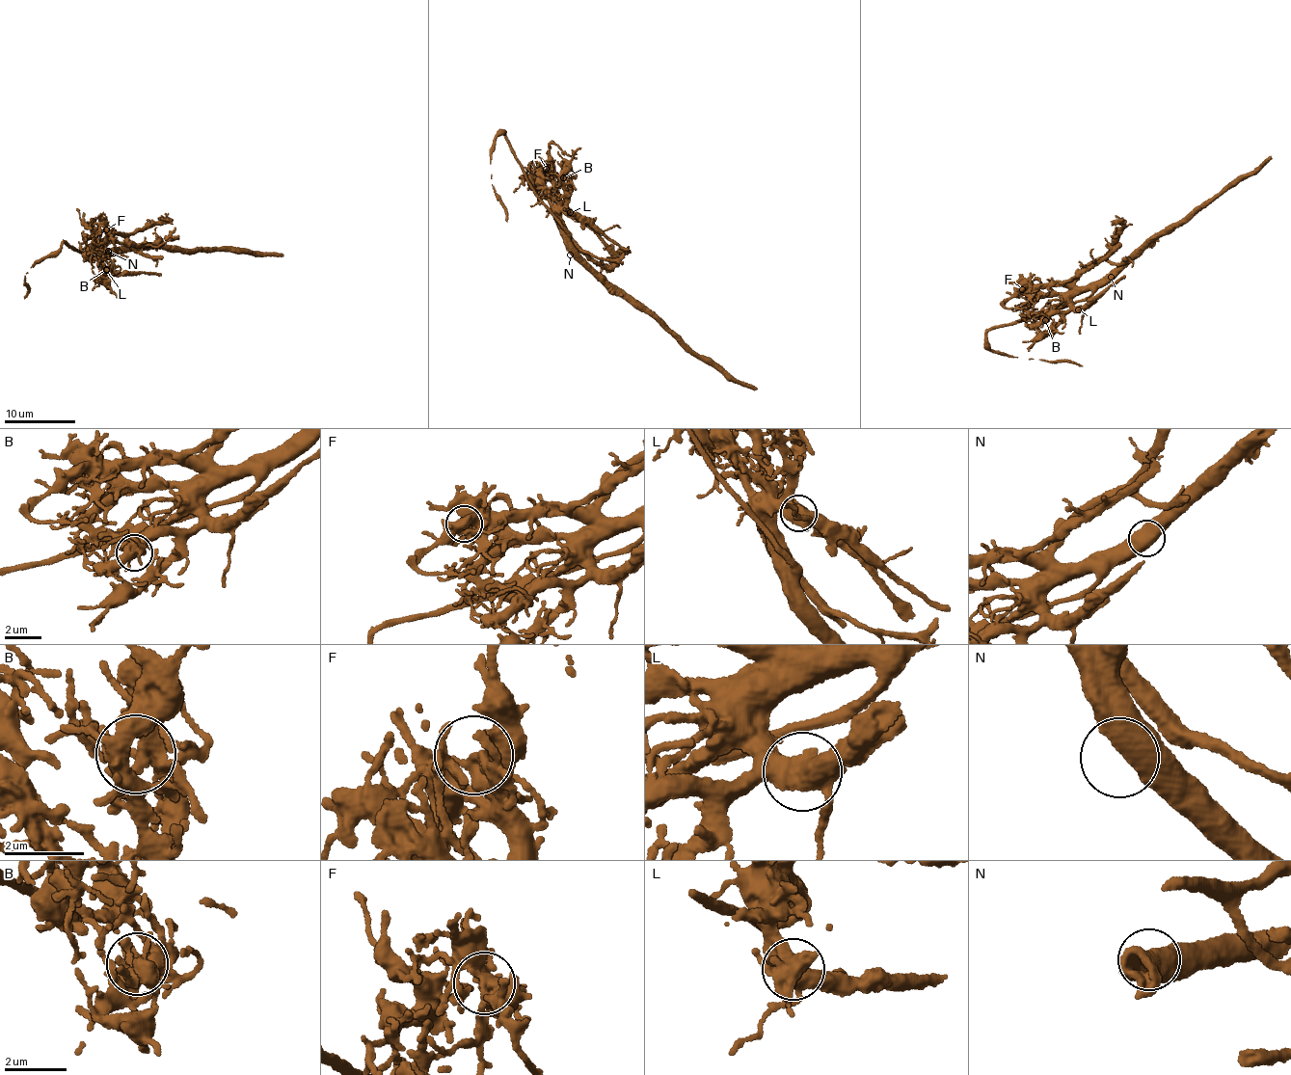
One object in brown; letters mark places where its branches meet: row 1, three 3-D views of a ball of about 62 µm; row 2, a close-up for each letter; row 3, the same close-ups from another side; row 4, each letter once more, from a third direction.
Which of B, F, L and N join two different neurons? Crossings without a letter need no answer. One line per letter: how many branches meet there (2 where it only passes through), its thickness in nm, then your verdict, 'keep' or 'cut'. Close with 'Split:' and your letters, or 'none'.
B: 4 branches meet; 400 nm thick; keep
F: 3 branches meet; 400 nm thick; keep
L: 3 branches meet; 600 nm thick; cut
N: 1 branches meet; 750 nm thick; keep
Split: L

